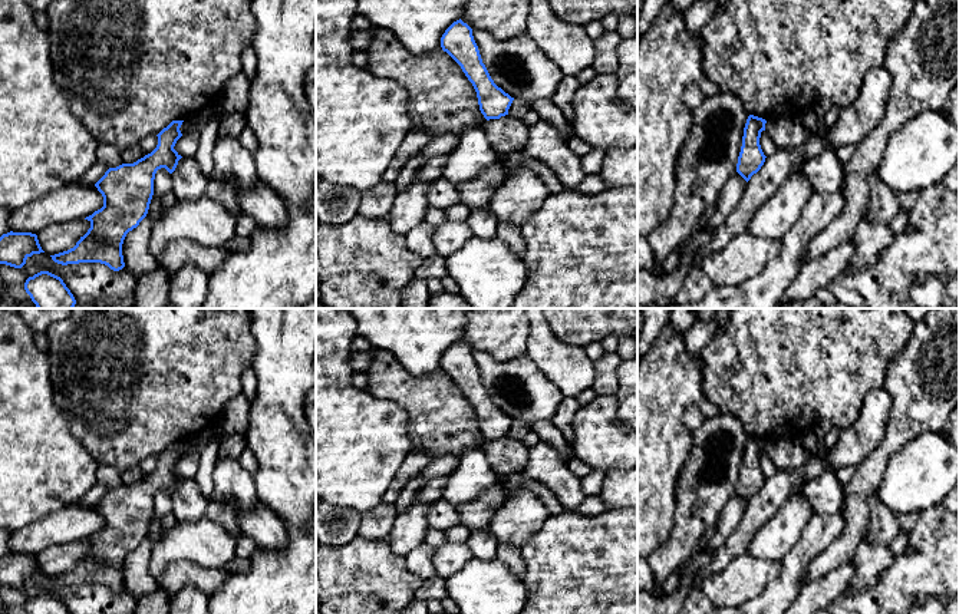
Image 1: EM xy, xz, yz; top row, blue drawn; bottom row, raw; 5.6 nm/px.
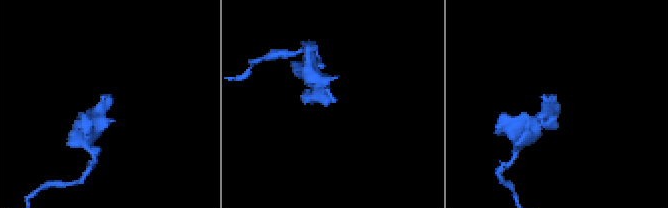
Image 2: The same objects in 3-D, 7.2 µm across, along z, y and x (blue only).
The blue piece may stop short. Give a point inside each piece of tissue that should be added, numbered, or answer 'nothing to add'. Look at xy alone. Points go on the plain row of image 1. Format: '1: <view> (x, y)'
nothing to add

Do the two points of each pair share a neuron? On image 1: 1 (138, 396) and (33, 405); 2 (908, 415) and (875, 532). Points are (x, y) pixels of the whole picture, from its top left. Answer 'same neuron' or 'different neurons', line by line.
1: different neurons
2: different neurons

